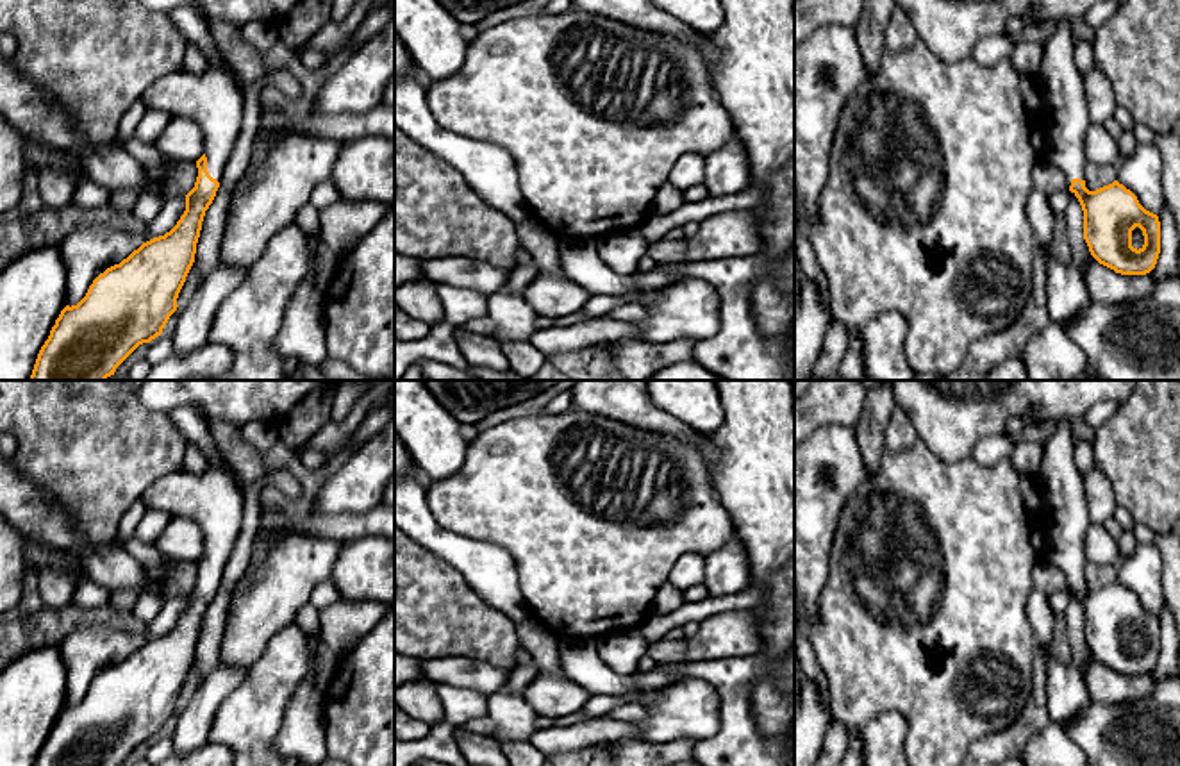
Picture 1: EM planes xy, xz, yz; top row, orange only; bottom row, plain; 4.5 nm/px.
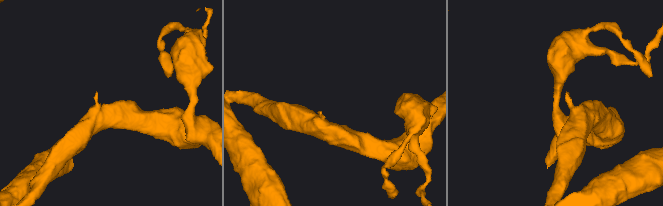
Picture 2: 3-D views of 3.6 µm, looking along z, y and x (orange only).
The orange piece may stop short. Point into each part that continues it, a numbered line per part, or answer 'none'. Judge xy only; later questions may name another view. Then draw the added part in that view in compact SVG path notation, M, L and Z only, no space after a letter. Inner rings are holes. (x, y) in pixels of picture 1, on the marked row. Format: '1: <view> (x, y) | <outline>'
1: xy (213, 100) | M225 61L209 62L200 75L179 70L157 79L141 95L146 109L193 120L204 134L207 171L221 182L223 168L243 123L243 89Z

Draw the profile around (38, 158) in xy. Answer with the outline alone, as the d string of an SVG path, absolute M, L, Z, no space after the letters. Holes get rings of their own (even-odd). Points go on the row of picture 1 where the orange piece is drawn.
M23 139L23 154L29 170L34 170L36 173L45 168L64 168L84 180L82 162L73 154L57 152L50 146L39 146L29 139Z

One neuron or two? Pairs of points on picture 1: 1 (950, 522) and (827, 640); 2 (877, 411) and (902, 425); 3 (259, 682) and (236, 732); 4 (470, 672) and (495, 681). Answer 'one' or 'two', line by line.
1: one
2: two
3: one
4: one

